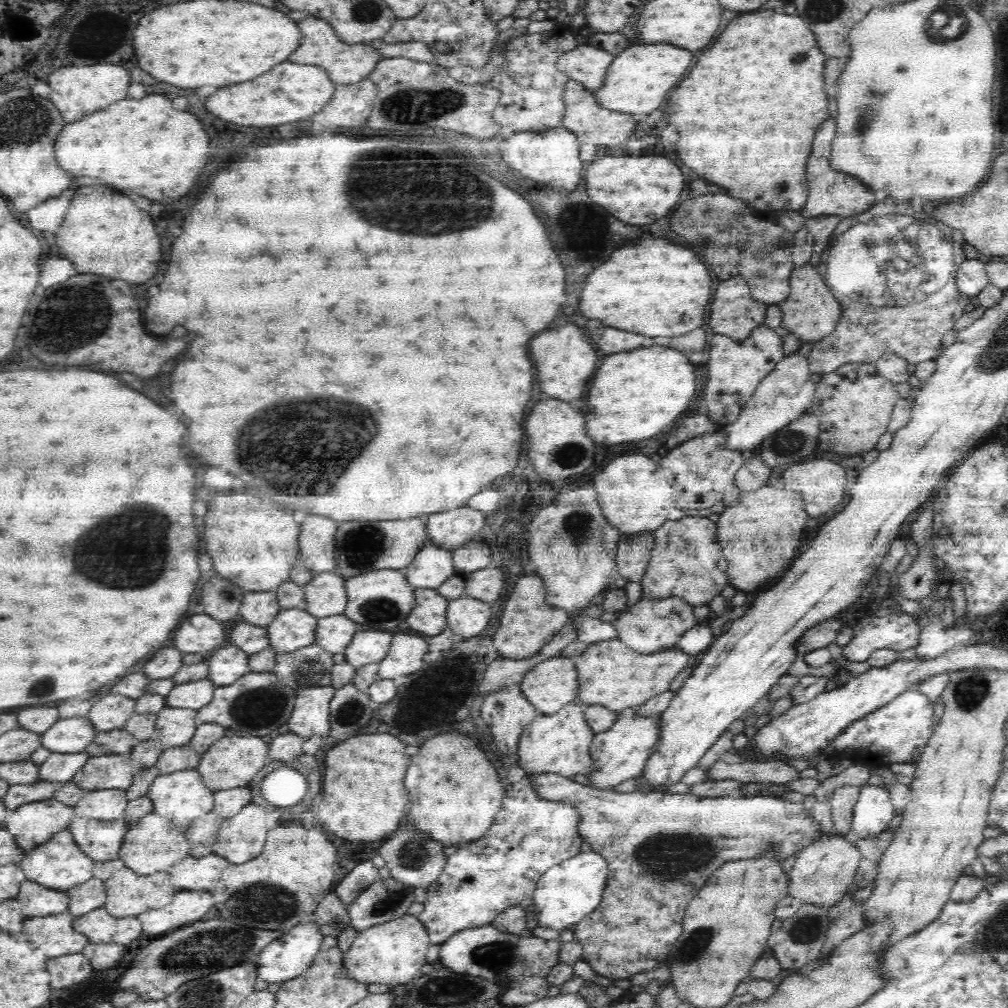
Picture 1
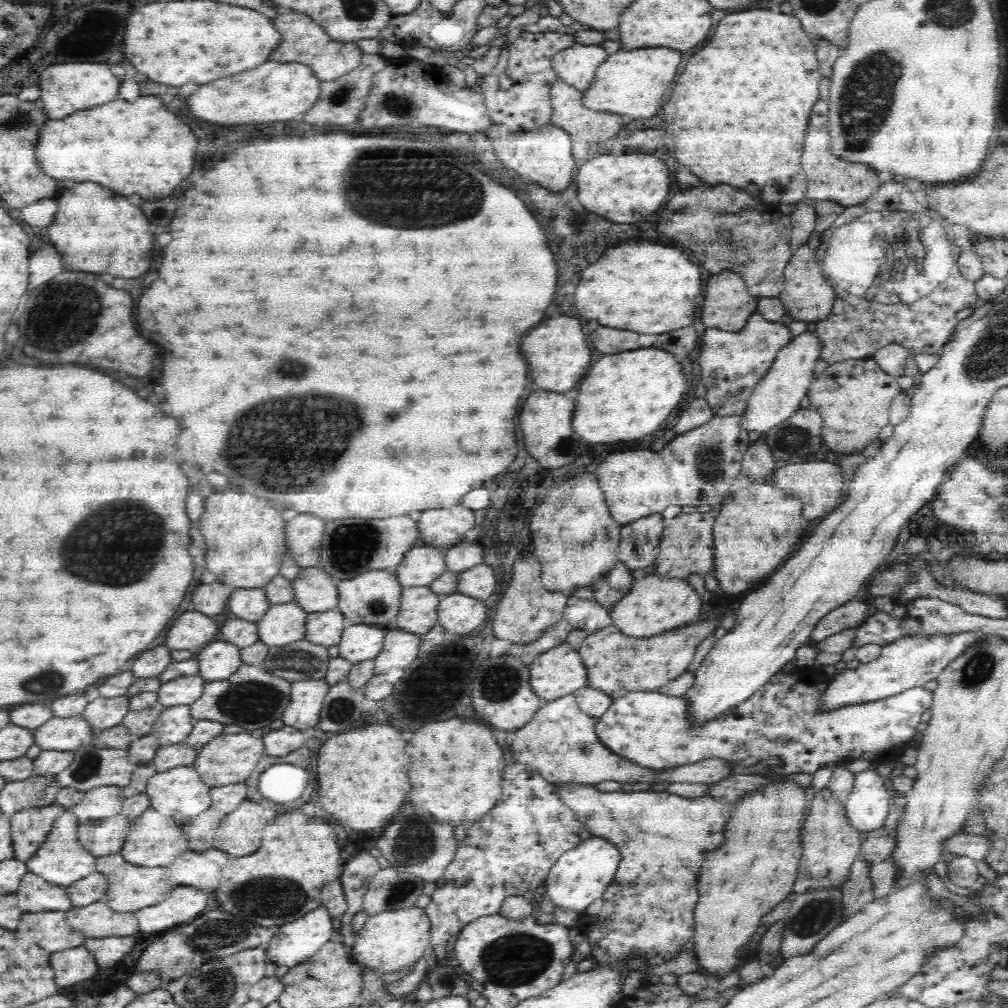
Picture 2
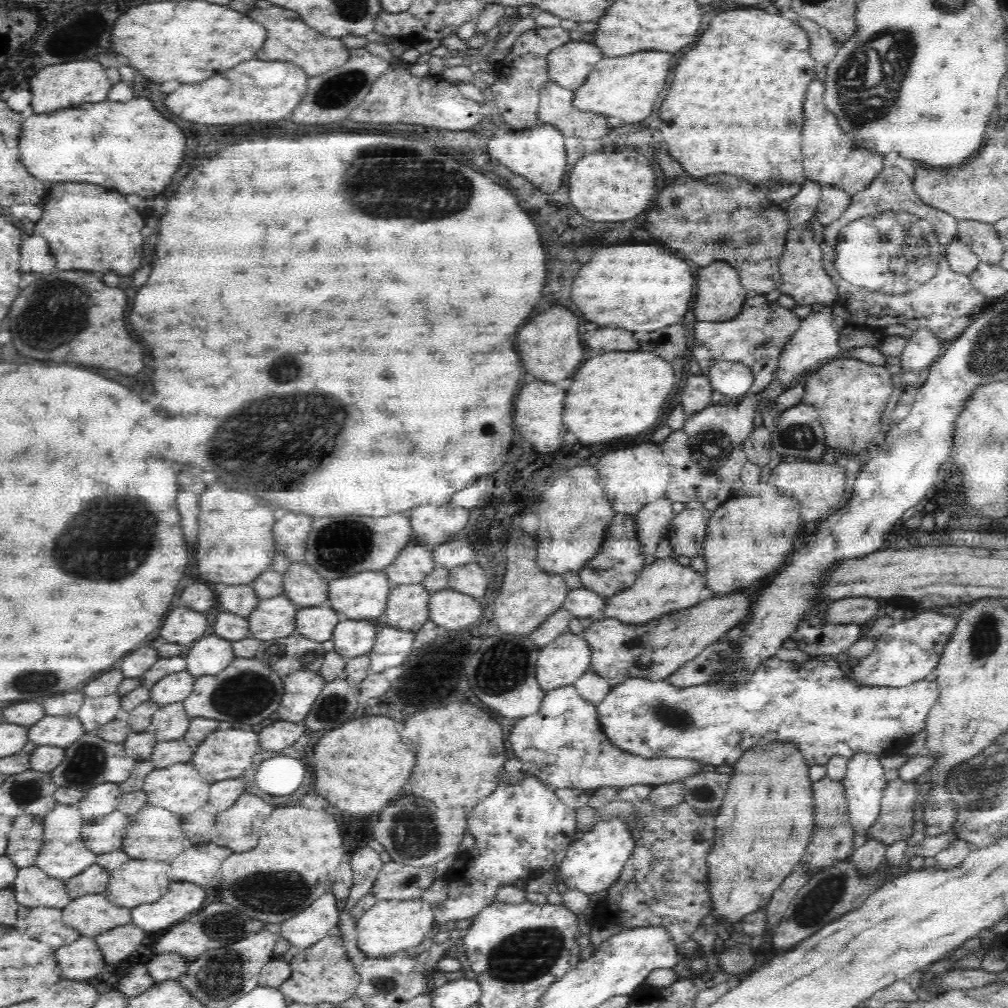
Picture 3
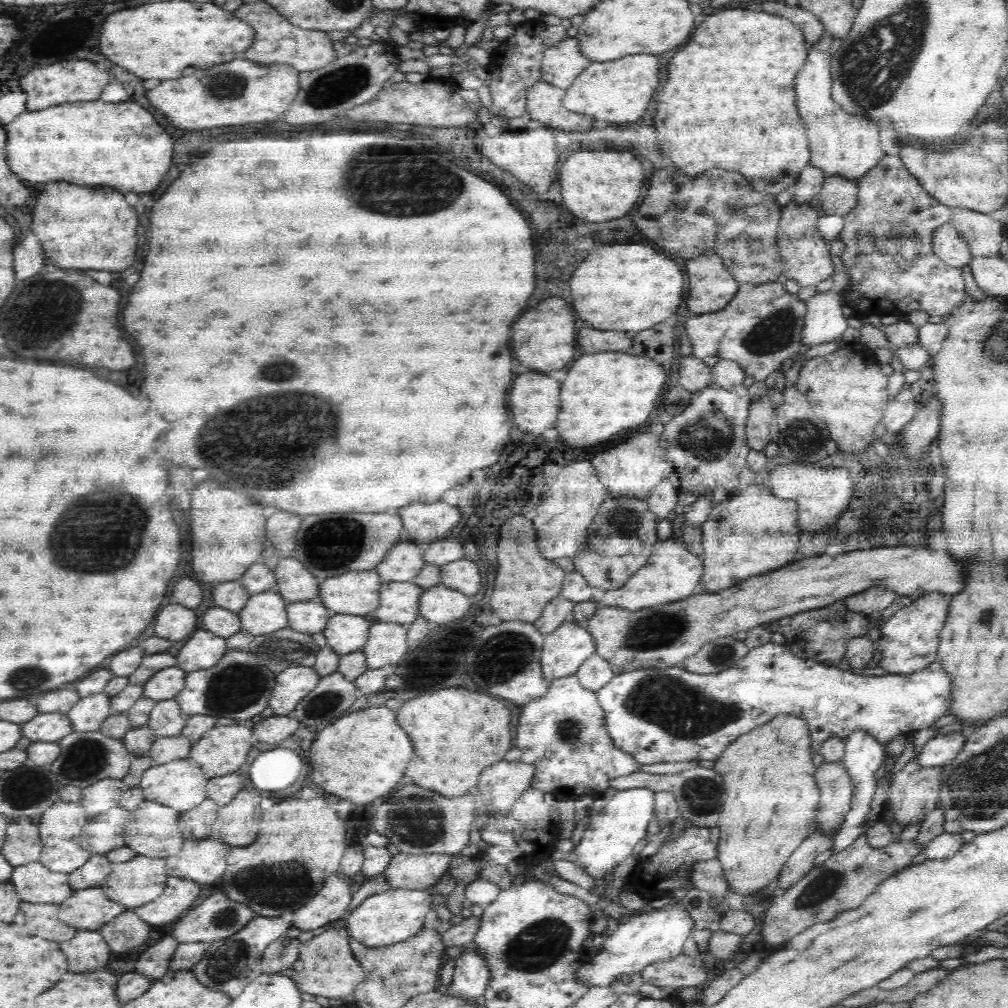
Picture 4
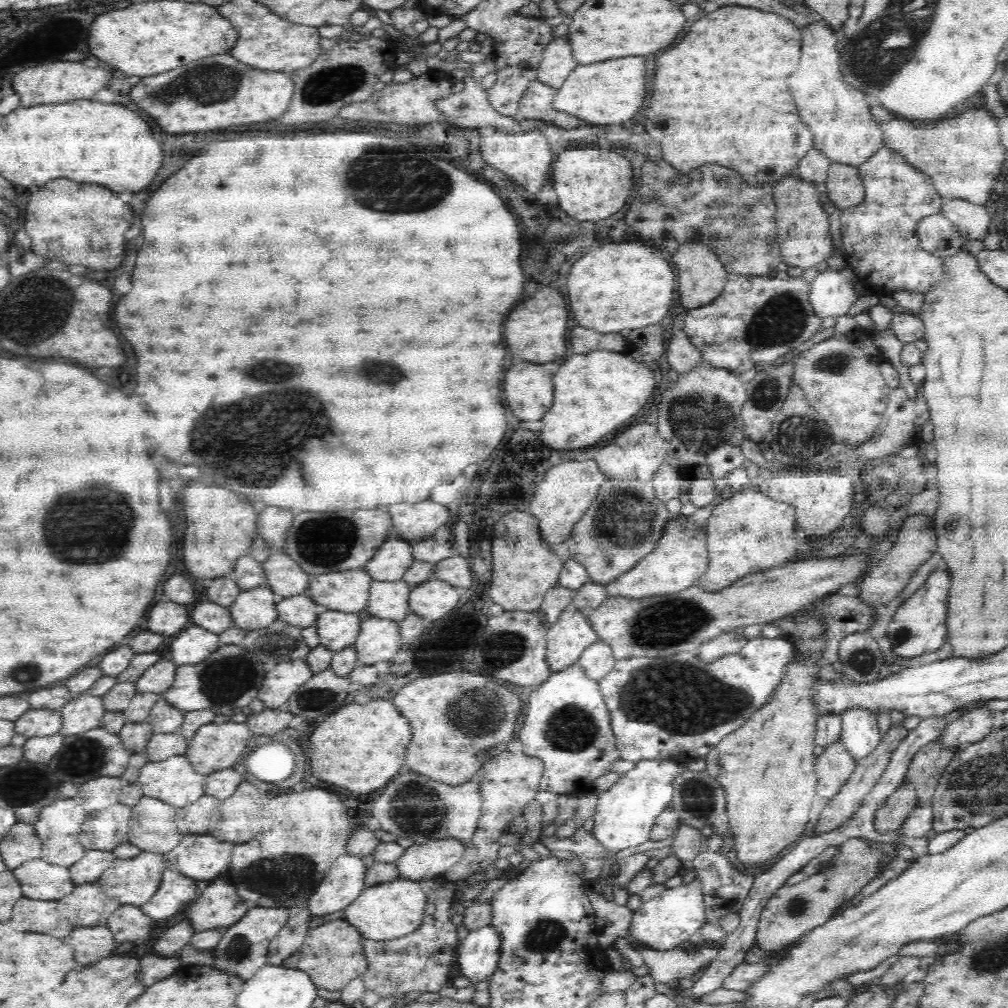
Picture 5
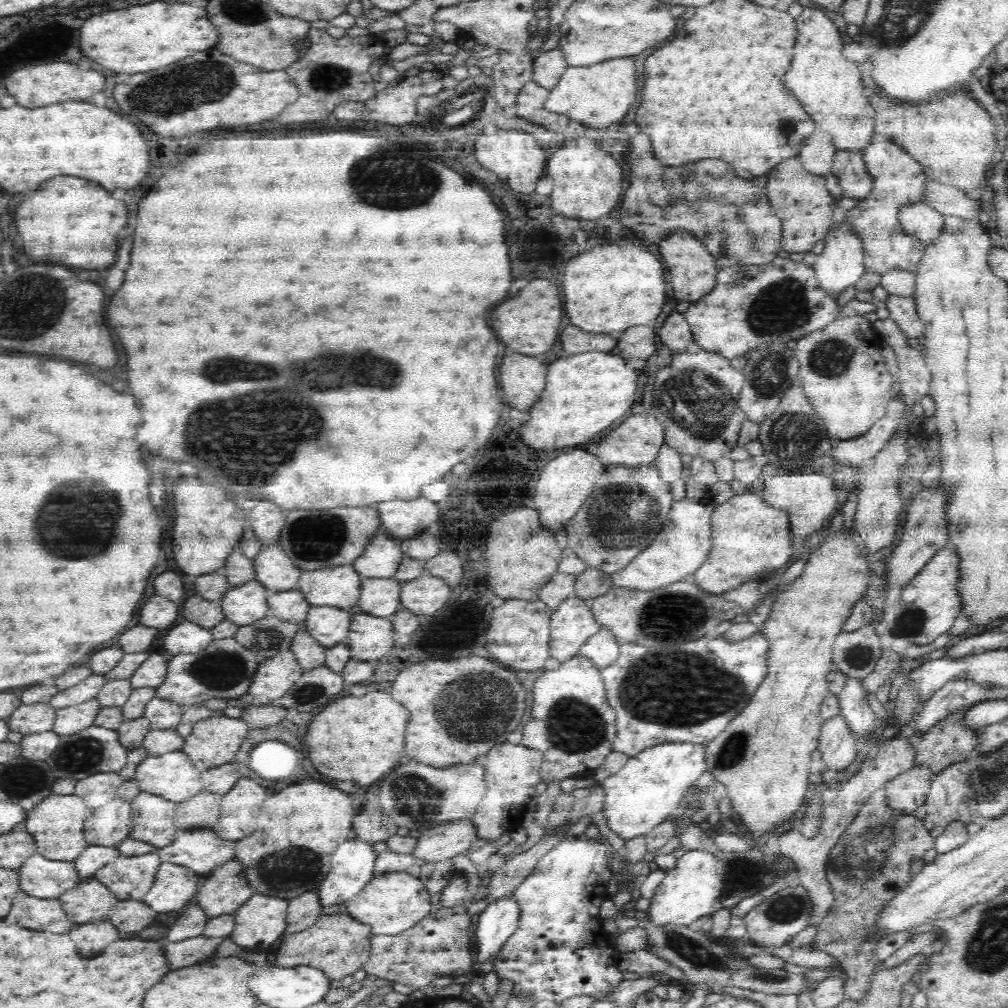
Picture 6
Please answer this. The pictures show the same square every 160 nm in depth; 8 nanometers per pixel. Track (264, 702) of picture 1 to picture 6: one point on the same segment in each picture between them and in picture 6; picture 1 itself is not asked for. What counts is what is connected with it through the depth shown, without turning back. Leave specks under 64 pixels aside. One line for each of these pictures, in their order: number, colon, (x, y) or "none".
2: (252, 697)
3: (246, 691)
4: (237, 686)
5: (231, 675)
6: (224, 669)

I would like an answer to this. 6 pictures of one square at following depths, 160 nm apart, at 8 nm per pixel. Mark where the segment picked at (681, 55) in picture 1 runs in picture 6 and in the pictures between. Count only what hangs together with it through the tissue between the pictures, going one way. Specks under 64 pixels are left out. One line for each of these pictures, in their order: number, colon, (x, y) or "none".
2: (632, 83)
3: (626, 87)
4: (618, 91)
5: (609, 93)
6: (598, 95)

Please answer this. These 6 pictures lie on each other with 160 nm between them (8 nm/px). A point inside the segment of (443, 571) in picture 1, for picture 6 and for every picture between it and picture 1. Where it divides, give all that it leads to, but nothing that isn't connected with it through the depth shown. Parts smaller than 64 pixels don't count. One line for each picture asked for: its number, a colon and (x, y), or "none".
2: (421, 564)
3: (414, 561)
4: (403, 560)
5: (389, 561)
6: (381, 556)

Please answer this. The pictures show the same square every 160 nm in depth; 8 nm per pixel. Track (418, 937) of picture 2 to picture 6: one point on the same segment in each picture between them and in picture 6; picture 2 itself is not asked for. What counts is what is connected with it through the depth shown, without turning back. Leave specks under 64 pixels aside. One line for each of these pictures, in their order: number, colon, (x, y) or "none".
3: (390, 924)
4: (387, 917)
5: (384, 911)
6: (392, 902)

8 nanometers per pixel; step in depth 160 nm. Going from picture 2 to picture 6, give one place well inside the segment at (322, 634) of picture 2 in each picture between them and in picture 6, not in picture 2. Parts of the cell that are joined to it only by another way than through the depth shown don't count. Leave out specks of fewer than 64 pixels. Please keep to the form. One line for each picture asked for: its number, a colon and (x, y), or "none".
3: (317, 622)
4: (307, 616)
5: (300, 610)
6: (289, 605)

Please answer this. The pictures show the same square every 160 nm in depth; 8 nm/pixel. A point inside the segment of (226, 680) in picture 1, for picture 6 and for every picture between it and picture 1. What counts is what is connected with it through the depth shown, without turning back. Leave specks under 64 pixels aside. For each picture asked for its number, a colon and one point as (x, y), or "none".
2: (217, 659)
3: (208, 655)
4: (202, 650)
5: (195, 643)
6: (187, 636)

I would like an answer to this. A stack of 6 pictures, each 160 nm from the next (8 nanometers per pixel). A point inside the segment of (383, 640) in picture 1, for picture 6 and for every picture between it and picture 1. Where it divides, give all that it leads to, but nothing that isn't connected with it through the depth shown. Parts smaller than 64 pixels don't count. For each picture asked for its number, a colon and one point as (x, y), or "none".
2: (358, 642)
3: (352, 637)
4: (344, 632)
5: (336, 629)
6: (329, 625)

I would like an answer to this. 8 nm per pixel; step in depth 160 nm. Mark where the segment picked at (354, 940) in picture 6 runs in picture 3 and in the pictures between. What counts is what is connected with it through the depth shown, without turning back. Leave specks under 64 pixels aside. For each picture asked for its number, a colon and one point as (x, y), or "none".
3: (322, 972)
4: (326, 966)
5: (333, 953)

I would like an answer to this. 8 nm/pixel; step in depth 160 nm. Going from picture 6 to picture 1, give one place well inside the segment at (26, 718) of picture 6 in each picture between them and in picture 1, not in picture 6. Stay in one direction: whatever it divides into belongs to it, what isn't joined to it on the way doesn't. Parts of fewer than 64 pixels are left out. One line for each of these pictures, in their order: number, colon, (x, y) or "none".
1: (71, 734)
2: (58, 733)
3: (57, 731)
4: (46, 726)
5: (35, 721)

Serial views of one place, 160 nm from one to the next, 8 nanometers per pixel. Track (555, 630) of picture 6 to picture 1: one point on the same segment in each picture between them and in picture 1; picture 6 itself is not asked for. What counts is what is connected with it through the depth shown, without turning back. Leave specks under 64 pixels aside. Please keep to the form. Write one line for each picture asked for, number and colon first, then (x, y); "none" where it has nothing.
1: (554, 682)
2: (561, 669)
3: (561, 661)
4: (564, 650)
5: (567, 637)

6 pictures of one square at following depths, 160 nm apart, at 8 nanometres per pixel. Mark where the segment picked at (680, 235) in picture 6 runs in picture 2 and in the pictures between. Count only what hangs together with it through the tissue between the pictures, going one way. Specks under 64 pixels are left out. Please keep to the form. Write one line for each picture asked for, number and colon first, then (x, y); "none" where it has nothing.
2: (727, 303)
3: (719, 294)
4: (710, 285)
5: (700, 276)

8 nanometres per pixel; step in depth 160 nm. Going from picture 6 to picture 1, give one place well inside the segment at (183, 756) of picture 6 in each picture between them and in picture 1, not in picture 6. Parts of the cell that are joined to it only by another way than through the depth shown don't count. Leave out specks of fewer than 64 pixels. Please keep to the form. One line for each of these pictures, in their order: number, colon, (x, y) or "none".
1: (181, 796)
2: (179, 792)
3: (179, 787)
4: (180, 783)
5: (174, 780)

